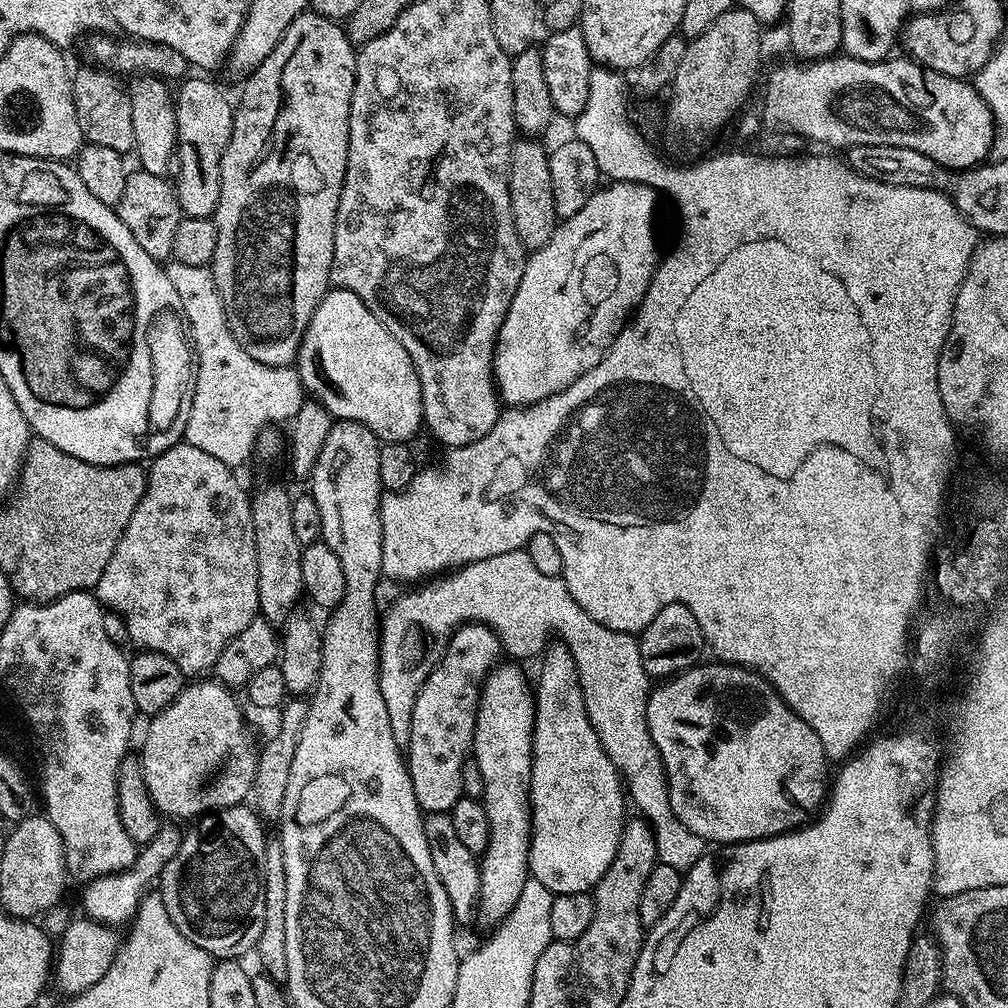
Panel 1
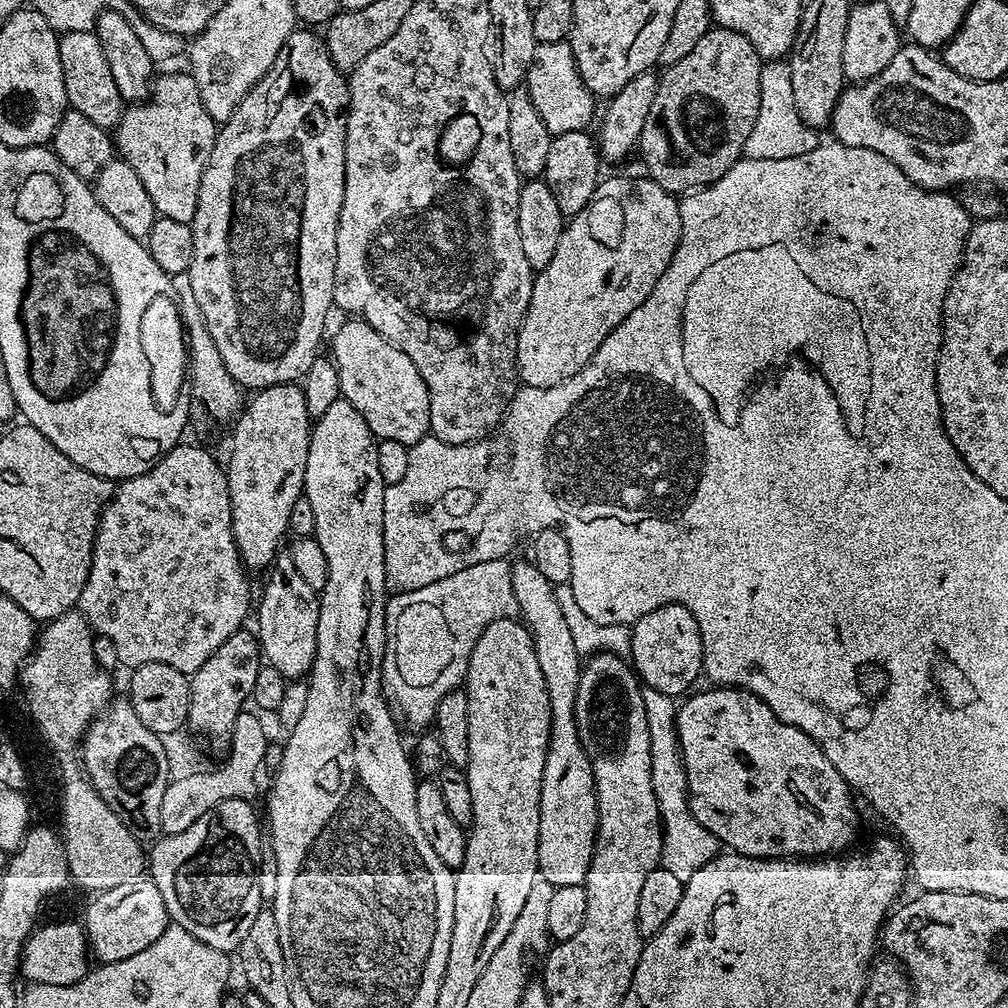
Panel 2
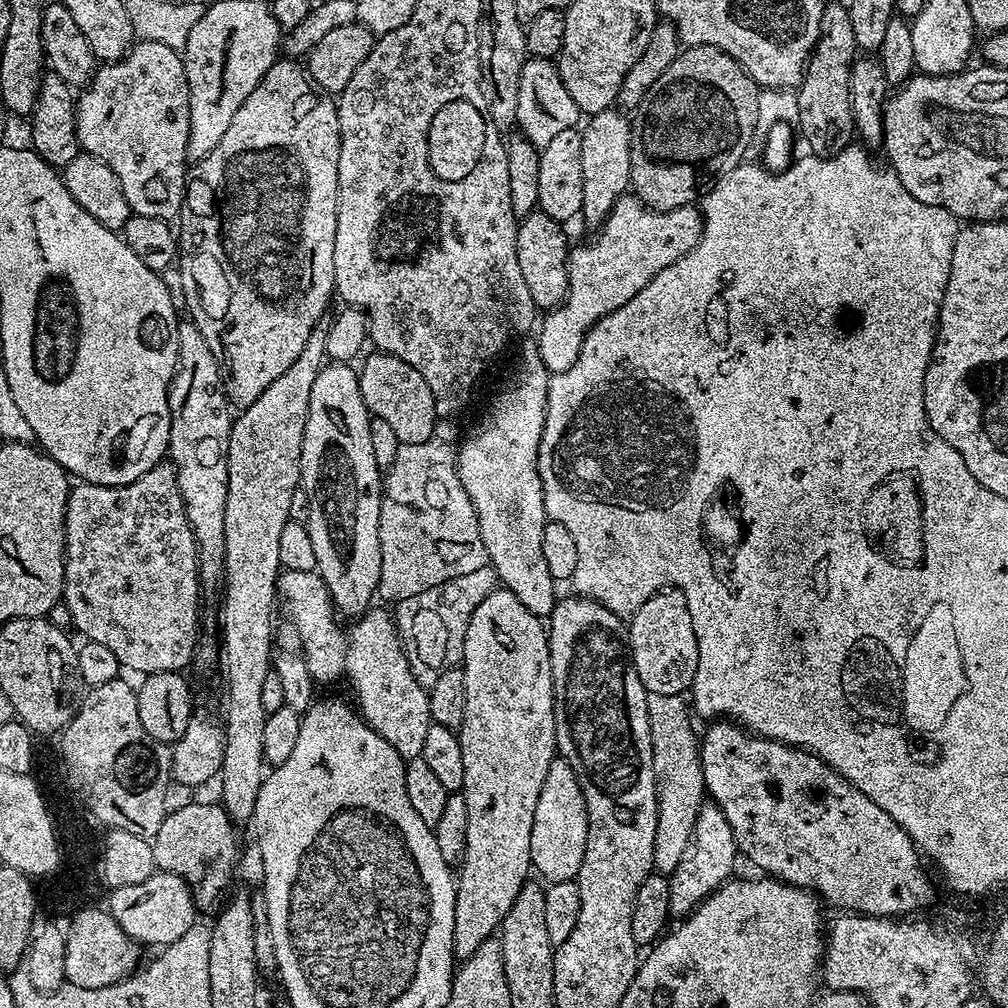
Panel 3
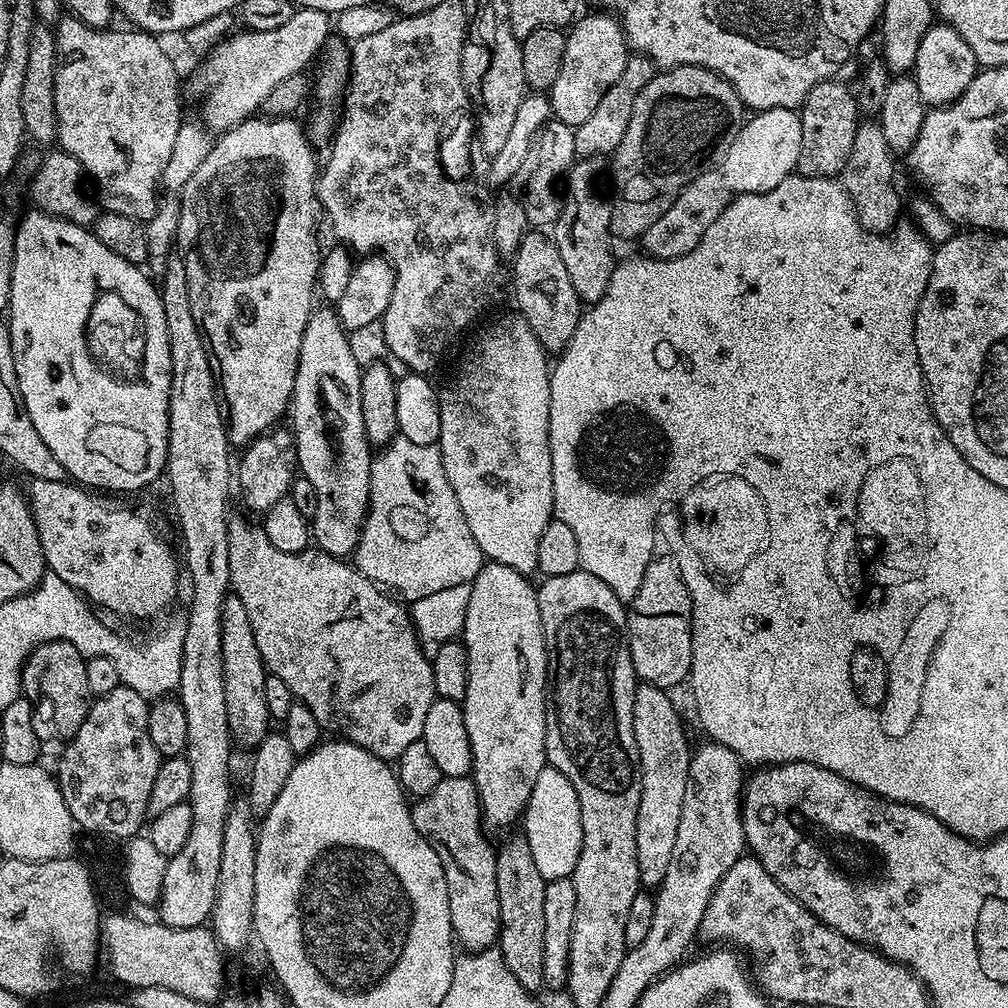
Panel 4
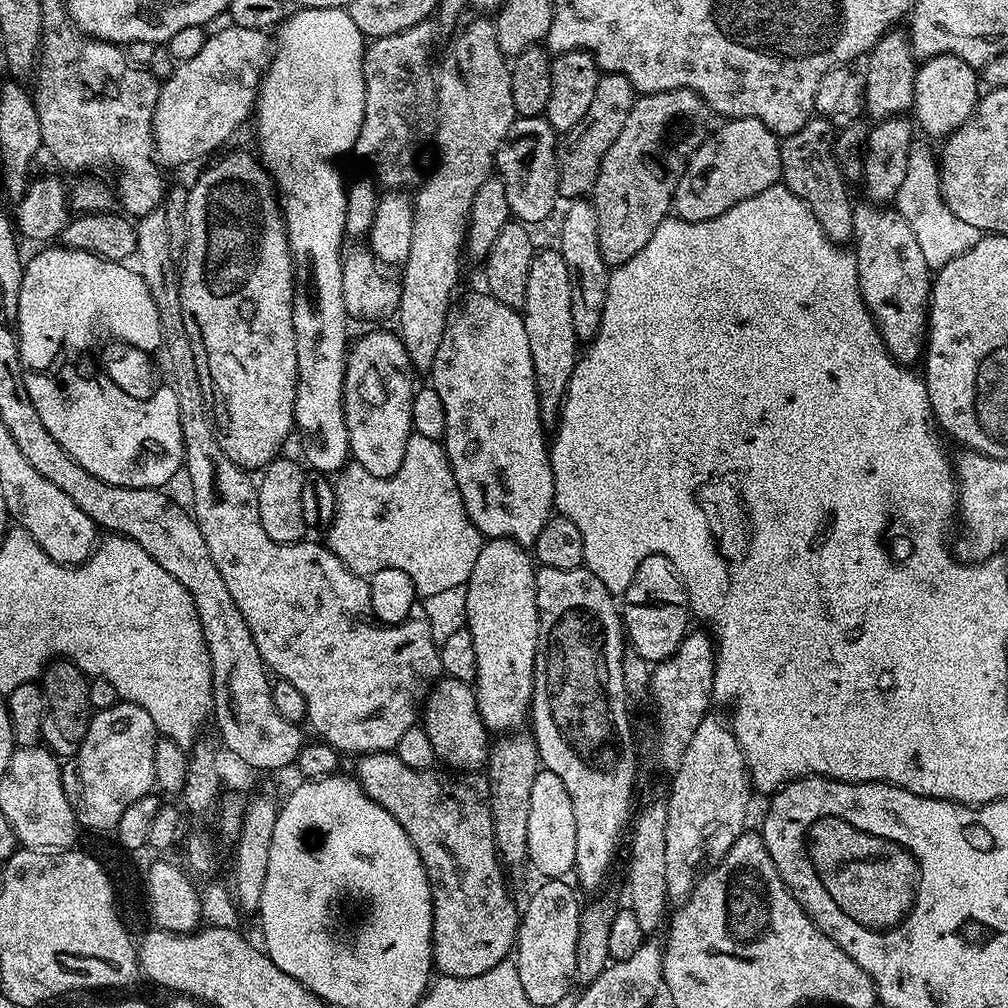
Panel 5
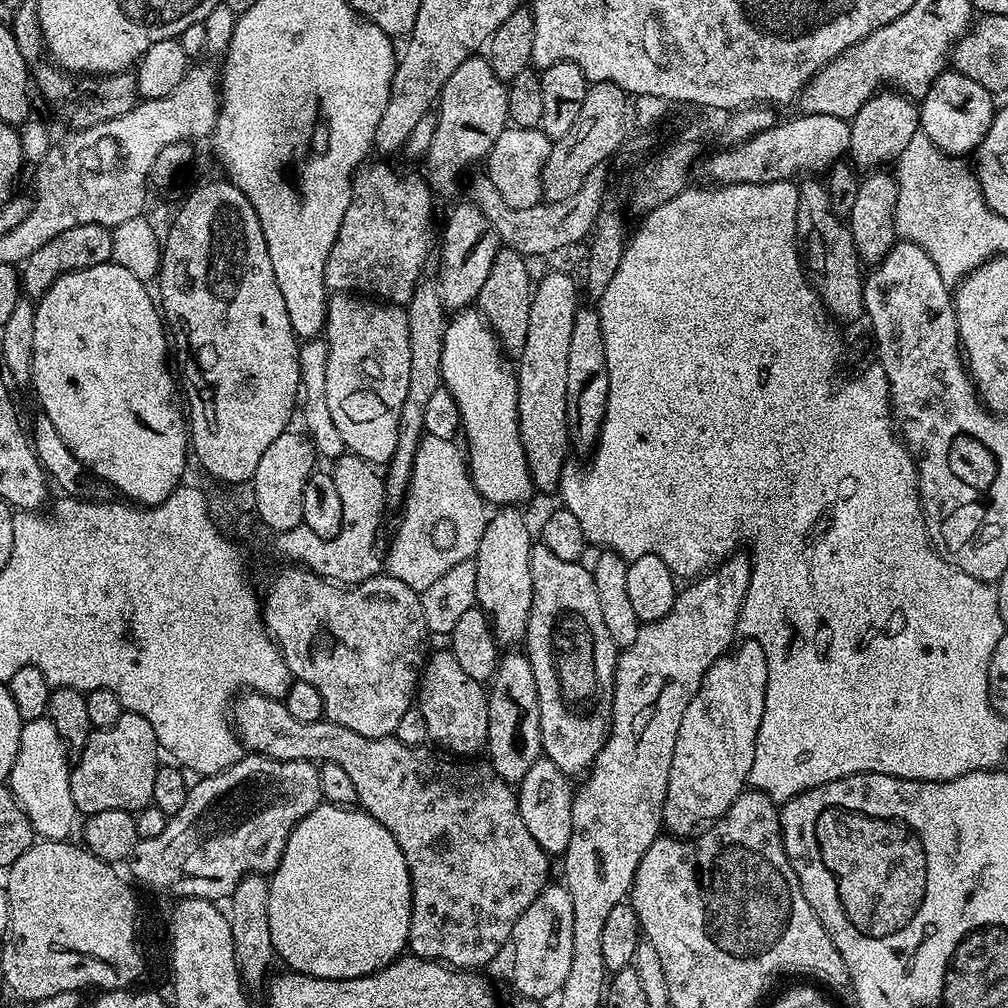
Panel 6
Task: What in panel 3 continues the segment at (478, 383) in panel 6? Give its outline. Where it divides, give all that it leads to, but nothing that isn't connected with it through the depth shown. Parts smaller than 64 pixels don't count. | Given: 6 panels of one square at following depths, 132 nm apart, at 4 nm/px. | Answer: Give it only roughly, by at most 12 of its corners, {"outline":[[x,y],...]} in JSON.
{"outline":[[535,343],[465,434],[456,473],[488,564],[530,614],[558,599],[538,450]]}

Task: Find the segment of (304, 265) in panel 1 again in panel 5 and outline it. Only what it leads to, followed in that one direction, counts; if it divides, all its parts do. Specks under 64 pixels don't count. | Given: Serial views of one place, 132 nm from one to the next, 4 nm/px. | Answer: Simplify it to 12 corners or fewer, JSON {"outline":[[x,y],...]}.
{"outline":[[276,185],[188,188],[182,322],[218,446],[294,432],[296,281]]}

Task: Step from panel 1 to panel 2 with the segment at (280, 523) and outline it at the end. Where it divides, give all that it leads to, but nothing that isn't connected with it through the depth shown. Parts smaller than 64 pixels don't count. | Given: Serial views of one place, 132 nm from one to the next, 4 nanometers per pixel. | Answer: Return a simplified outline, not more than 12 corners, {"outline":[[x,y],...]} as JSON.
{"outline":[[281,551],[254,631],[285,680],[311,672],[320,598]]}

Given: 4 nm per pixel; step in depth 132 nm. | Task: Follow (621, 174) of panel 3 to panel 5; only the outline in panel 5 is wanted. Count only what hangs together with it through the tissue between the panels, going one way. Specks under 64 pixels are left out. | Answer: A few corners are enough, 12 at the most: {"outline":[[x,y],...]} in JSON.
{"outline":[[591,199],[571,201],[558,251],[577,341],[600,332],[610,266]]}

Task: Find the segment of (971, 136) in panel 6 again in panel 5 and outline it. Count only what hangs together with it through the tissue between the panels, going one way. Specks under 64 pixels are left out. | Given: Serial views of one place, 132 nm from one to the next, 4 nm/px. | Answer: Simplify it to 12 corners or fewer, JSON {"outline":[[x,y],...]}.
{"outline":[[960,56],[917,67],[914,120],[947,138],[976,111],[982,84]]}

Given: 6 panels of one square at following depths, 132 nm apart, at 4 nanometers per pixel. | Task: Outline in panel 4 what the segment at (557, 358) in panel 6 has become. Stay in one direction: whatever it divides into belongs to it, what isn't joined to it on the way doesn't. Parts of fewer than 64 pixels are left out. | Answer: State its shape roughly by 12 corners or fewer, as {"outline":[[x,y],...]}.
{"outline":[[532,230],[511,257],[510,288],[545,353],[582,315],[555,239]]}

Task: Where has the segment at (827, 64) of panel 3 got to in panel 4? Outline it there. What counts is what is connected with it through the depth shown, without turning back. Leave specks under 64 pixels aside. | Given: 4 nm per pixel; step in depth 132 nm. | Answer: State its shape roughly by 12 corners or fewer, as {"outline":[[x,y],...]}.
{"outline":[[840,78],[798,109],[795,171],[839,177],[862,116]]}

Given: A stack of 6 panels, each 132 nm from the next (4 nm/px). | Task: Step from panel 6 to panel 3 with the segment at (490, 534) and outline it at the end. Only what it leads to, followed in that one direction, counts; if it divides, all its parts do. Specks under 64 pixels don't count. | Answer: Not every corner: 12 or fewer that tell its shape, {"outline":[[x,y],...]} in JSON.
{"outline":[[498,586],[464,658],[454,942],[493,939],[533,871],[557,759],[548,629]]}

